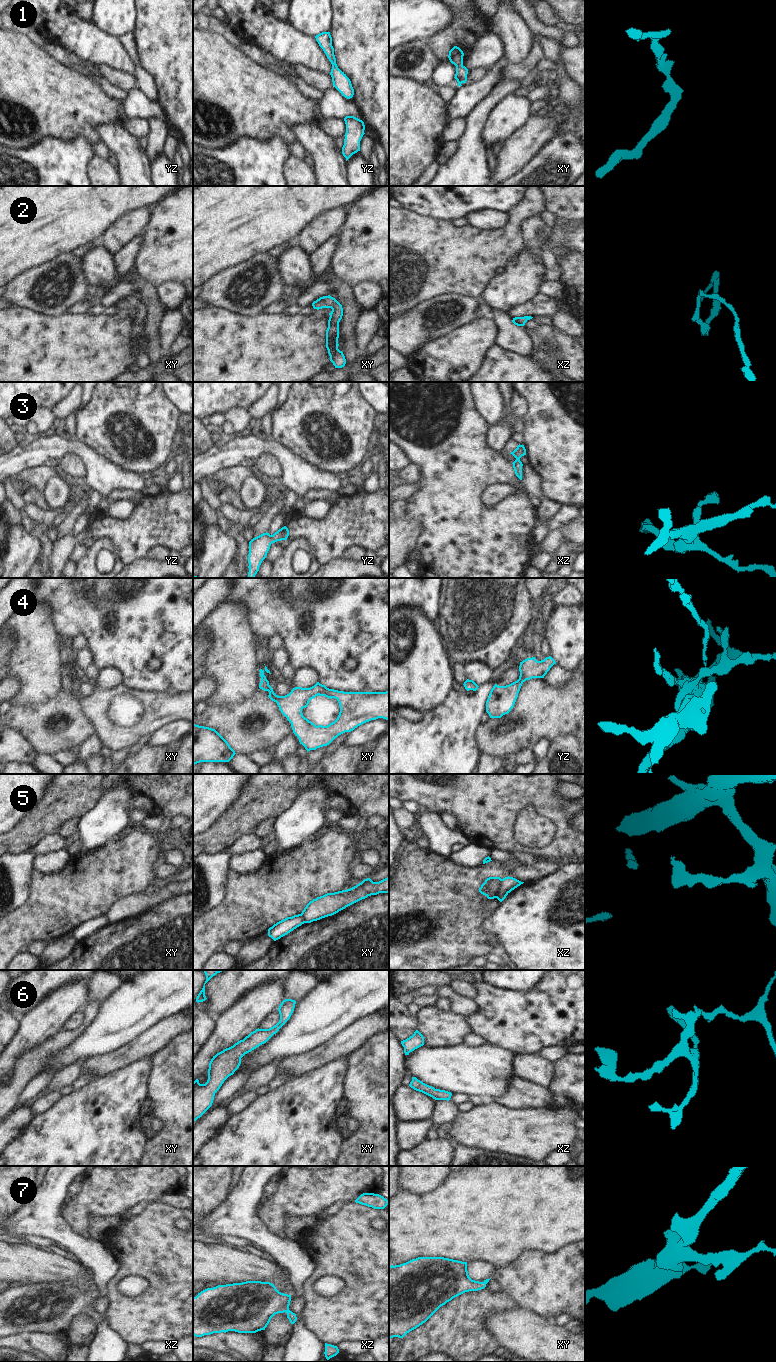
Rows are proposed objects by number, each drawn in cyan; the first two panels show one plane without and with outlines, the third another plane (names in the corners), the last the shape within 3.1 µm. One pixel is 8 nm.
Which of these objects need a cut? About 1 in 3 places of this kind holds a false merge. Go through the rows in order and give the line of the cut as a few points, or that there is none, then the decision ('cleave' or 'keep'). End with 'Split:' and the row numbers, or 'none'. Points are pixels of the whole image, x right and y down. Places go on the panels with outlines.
1: no cut; keep
2: no cut; keep
3: no cut; keep
4: no cut; keep
5: cut in xz along (501, 879), (495, 897); cleave
6: no cut; keep
7: no cut; keep
Split: 5

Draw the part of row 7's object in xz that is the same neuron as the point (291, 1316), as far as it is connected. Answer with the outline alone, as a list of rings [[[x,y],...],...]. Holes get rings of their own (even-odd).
[[[246,1281],[207,1288],[193,1297],[193,1335],[202,1337],[228,1331],[256,1333],[265,1330],[275,1314],[284,1312],[294,1324],[297,1317],[289,1310],[290,1301],[291,1295],[279,1292],[270,1282]]]

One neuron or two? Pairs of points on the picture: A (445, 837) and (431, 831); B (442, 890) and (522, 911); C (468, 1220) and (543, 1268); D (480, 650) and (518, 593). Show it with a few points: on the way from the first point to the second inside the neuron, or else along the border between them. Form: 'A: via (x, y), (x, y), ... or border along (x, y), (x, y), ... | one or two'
A: via (442, 837), (434, 831) | one
B: border along (492, 912), (482, 922), (482, 930), (492, 936) | two
C: border along (545, 1250), (526, 1249), (515, 1260), (502, 1267) | two
D: via (480, 636), (508, 607) | one

